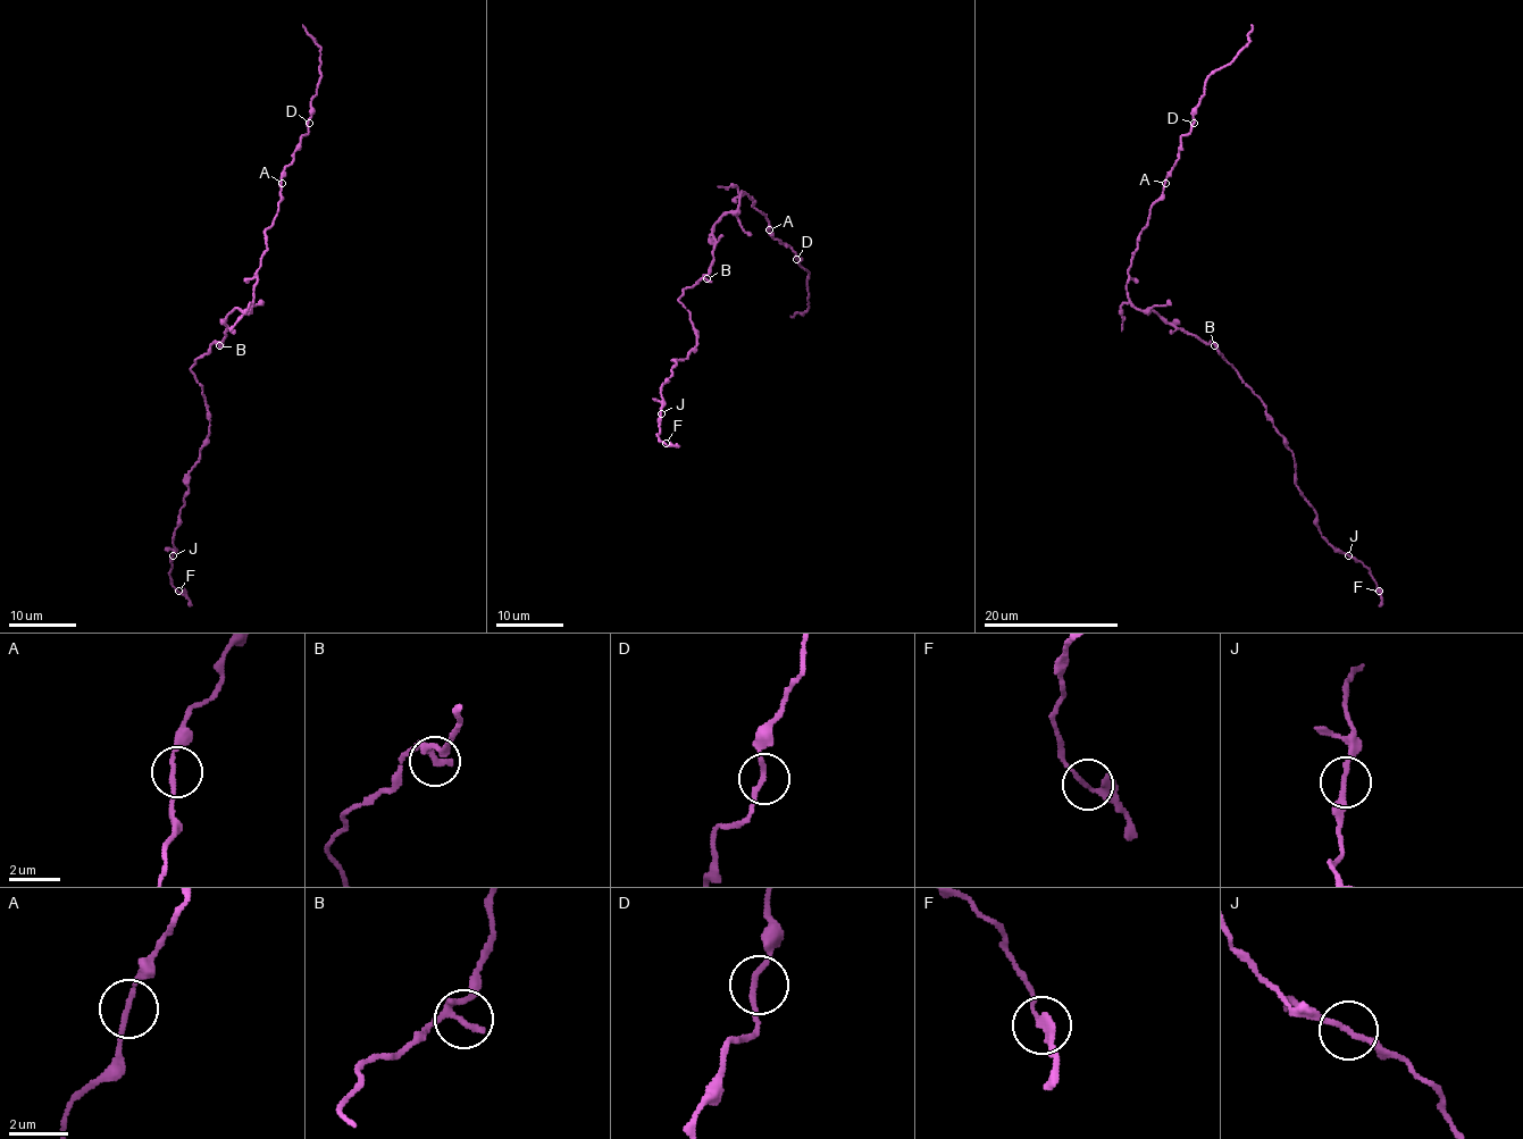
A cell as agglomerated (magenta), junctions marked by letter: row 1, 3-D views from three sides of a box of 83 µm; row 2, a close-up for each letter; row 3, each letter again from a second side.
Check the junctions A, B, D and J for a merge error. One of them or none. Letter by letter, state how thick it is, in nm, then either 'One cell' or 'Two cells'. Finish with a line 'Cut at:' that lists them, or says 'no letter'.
A: Thickness 160 nm. One cell
B: Thickness 180 nm. One cell
D: Thickness 180 nm. One cell
J: Thickness 180 nm. One cell
Cut at: no letter

